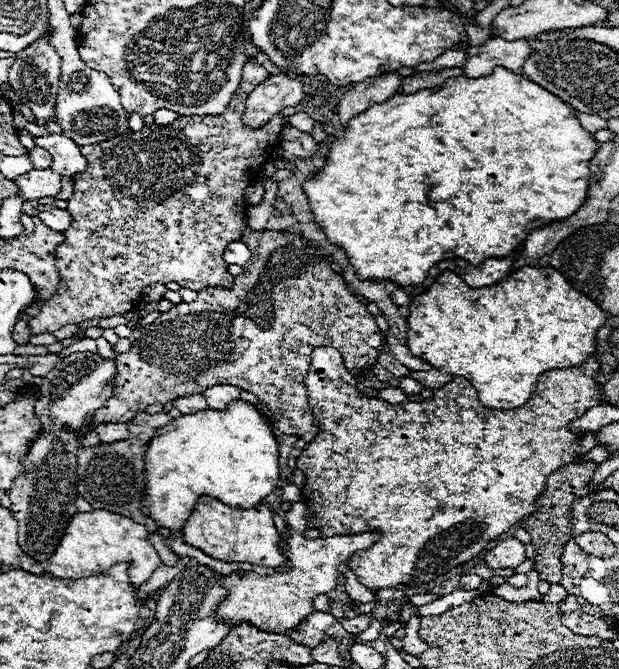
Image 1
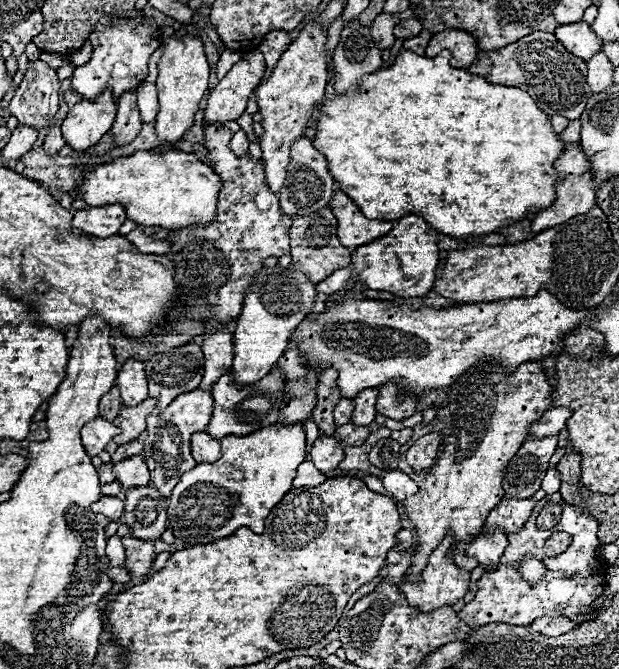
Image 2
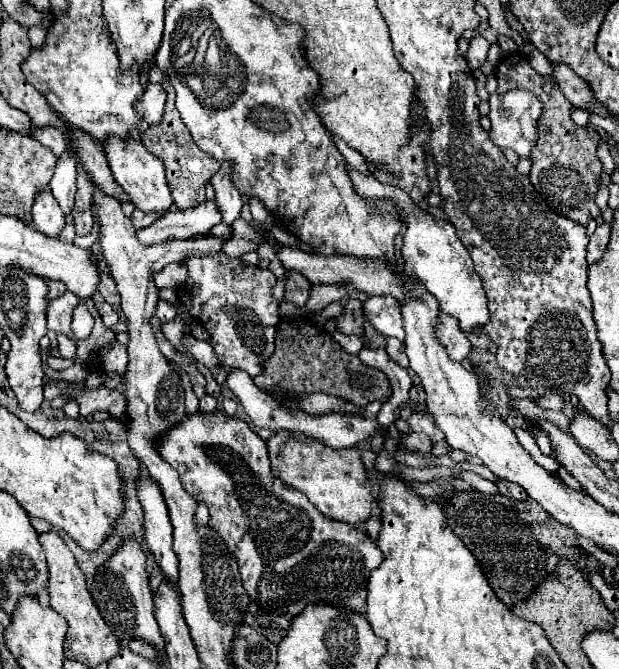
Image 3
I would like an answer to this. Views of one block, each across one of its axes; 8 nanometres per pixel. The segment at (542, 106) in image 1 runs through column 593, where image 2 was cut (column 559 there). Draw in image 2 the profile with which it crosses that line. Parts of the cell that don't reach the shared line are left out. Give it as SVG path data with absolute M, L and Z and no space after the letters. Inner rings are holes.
M400 52L396 56L396 62L388 68L380 68L378 72L366 76L362 80L360 92L348 92L338 94L334 100L324 100L320 106L320 118L316 128L314 146L328 158L330 162L330 174L340 184L340 190L348 194L362 214L370 220L384 220L392 222L406 214L414 214L426 220L434 230L452 236L452 238L478 238L488 236L500 228L512 226L520 222L522 218L528 218L530 214L536 214L538 210L544 210L554 202L554 182L558 180L558 172L554 170L556 158L562 154L566 144L560 140L560 136L552 130L550 118L536 106L536 102L528 96L528 92L516 88L516 86L504 86L504 84L490 84L478 74L470 74L462 68L452 68L448 64L450 52L440 52L434 58L418 56L412 52Z

